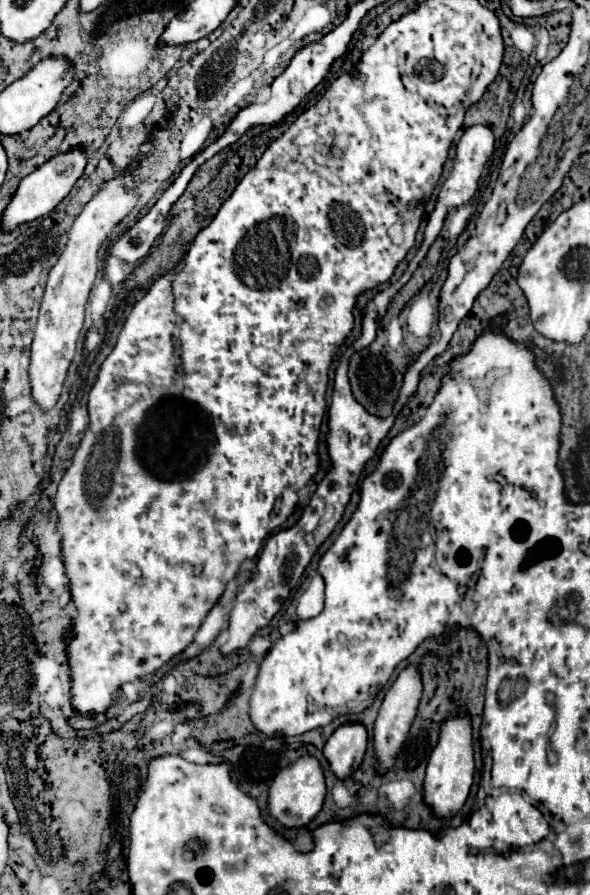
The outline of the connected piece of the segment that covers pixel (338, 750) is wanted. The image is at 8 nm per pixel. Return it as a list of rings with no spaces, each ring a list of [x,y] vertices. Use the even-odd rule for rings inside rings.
[[[362,724],[340,726],[324,746],[324,758],[328,760],[334,776],[346,780],[360,766],[368,746],[368,734]]]

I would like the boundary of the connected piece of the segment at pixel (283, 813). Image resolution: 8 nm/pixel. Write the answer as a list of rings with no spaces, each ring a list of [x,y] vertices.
[[[304,756],[276,774],[268,792],[268,812],[286,828],[302,828],[320,812],[324,796],[326,796],[326,782],[322,768],[316,758]]]

